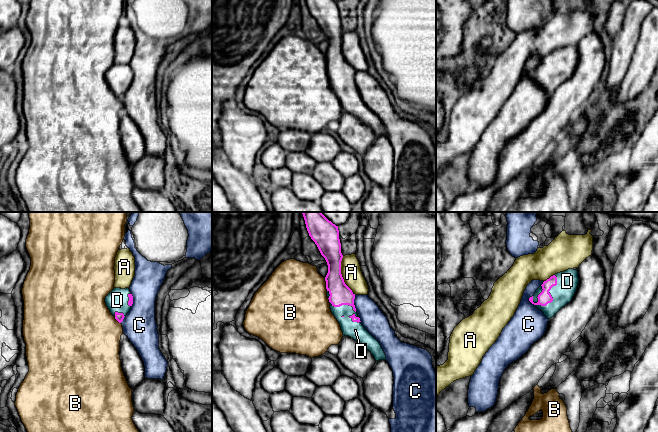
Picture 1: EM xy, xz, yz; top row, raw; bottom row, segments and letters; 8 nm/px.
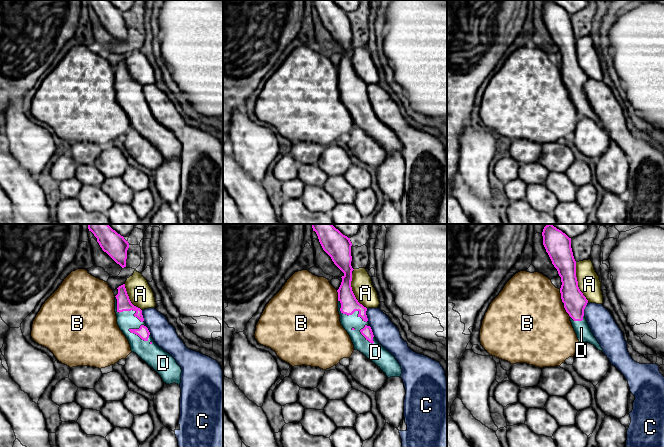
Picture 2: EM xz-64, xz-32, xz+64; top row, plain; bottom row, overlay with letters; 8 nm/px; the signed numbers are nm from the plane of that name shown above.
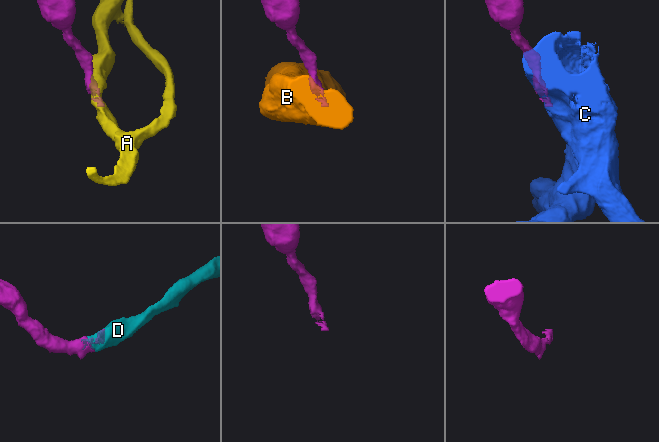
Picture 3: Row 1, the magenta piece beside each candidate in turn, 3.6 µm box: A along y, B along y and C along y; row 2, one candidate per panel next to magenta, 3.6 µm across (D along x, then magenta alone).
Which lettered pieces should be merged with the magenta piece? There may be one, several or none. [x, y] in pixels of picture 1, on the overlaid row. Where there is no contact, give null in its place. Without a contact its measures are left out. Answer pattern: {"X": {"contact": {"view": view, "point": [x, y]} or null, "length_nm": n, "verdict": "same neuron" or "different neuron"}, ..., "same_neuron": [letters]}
{"A": {"contact": {"view": "xz", "point": [341, 275]}, "length_nm": 320, "verdict": "different neuron"}, "B": {"contact": {"view": "xz", "point": [326, 284]}, "length_nm": 110, "verdict": "different neuron"}, "C": {"contact": {"view": "xz", "point": [353, 303]}, "length_nm": 140, "verdict": "different neuron"}, "D": {"contact": {"view": "yz", "point": [550, 295]}, "length_nm": 300, "verdict": "same neuron"}, "same_neuron": ["D"]}

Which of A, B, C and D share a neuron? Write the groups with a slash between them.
A / B / C / D

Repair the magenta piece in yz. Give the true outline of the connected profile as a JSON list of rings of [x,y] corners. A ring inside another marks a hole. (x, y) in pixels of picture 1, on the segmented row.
[[[577,269],[557,273],[544,281],[529,301],[550,319],[572,300],[578,283]]]

